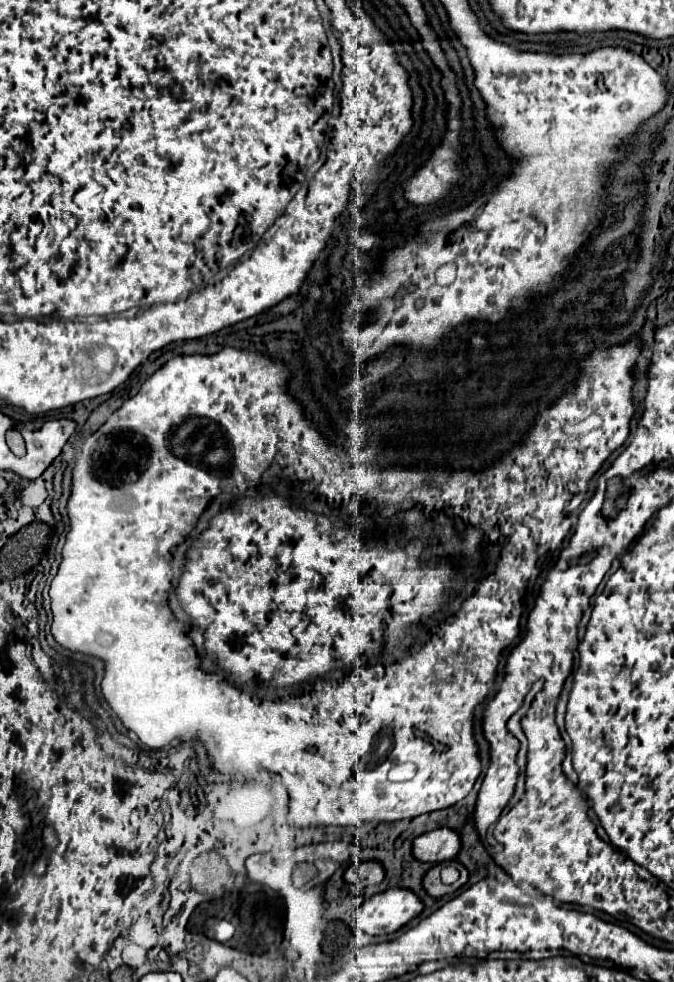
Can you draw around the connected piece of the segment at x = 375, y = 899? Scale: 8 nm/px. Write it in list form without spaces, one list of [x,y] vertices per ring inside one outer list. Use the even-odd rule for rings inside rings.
[[[389,888],[367,898],[357,910],[357,926],[371,936],[391,934],[411,922],[423,910],[423,902],[409,888]]]

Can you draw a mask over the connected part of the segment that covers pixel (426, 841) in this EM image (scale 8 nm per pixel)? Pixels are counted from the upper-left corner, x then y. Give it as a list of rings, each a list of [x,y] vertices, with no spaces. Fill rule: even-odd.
[[[437,828],[427,834],[421,834],[413,842],[413,854],[421,862],[445,862],[455,860],[461,850],[461,838],[451,828]]]

